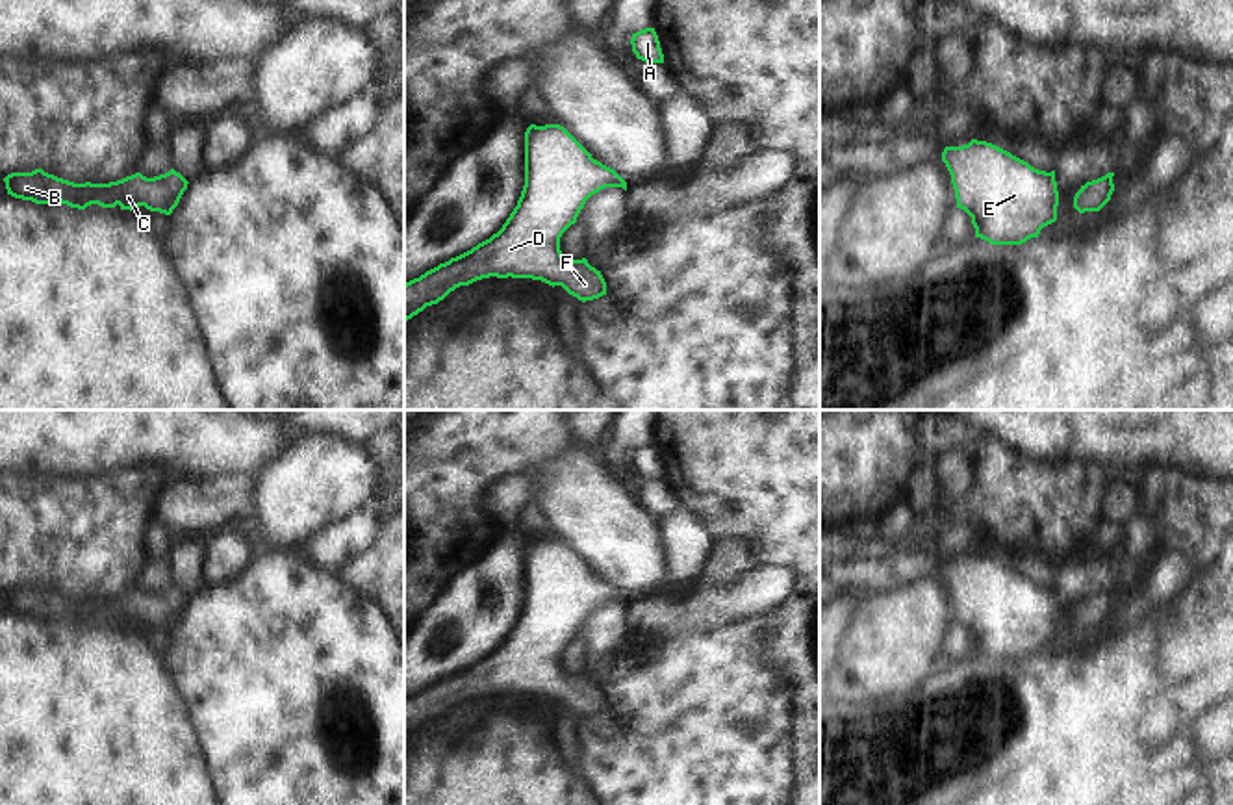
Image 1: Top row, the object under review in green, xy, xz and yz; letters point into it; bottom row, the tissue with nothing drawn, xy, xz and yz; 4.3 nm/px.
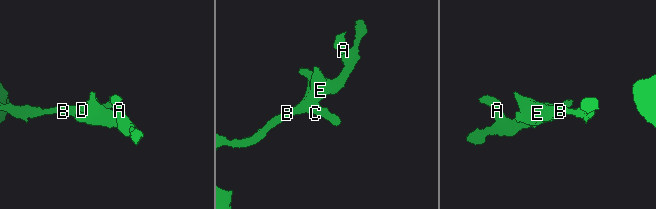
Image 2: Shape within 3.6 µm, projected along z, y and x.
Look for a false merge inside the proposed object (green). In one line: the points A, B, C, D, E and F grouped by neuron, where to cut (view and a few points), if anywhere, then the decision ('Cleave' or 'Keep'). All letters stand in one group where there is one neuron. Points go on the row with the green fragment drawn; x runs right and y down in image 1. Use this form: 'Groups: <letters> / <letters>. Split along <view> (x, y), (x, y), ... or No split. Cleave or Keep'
Groups: A B C D E F. No split. Keep.

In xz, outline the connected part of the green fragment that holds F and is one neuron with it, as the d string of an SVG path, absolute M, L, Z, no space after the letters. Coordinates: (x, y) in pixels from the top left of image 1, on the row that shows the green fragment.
M530 124L525 132L525 185L517 206L489 239L404 284L404 321L426 306L438 304L456 288L489 276L532 278L553 288L562 286L582 302L606 295L601 271L591 267L586 258L571 260L560 250L562 234L577 223L586 200L604 187L627 191L627 182L614 169L593 160L564 126Z

